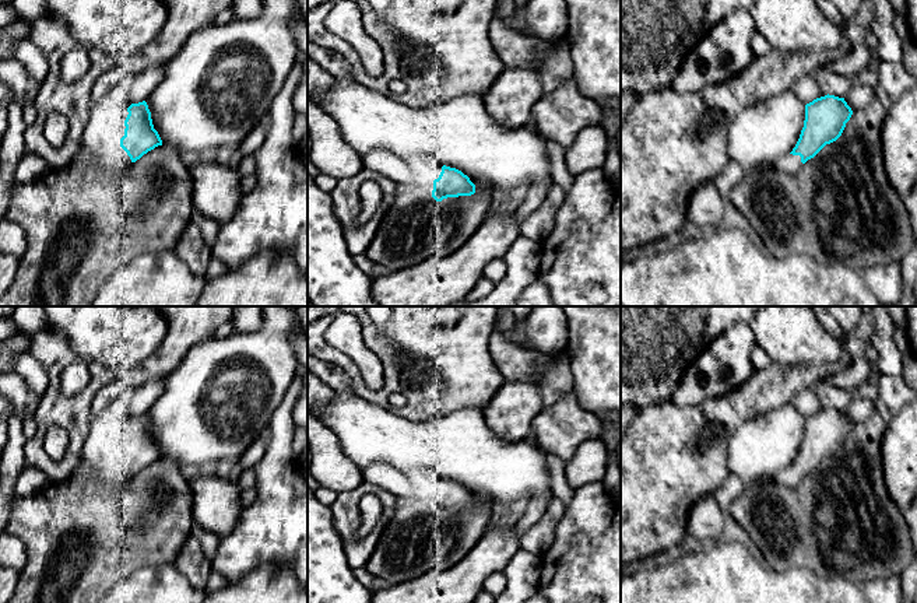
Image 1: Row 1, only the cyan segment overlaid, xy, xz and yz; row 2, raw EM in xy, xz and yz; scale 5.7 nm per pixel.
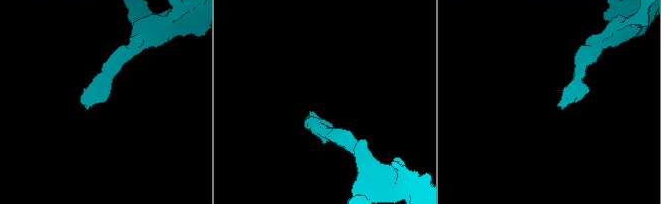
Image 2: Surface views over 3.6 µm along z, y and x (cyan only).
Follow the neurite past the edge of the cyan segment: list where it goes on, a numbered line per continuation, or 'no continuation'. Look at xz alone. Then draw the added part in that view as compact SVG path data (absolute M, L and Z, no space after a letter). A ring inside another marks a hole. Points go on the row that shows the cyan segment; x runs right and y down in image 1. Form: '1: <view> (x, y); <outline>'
1: xz (431, 168); M424 158L421 161L421 171L415 173L419 182L433 187L433 180L439 178L443 164L433 158Z

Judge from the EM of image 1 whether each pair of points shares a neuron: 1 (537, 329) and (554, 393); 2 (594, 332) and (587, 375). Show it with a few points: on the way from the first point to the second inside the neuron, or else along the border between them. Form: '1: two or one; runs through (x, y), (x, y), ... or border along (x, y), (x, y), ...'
1: two; border along (565, 347), (557, 353), (540, 353)
2: one; runs through (594, 343), (594, 364)

